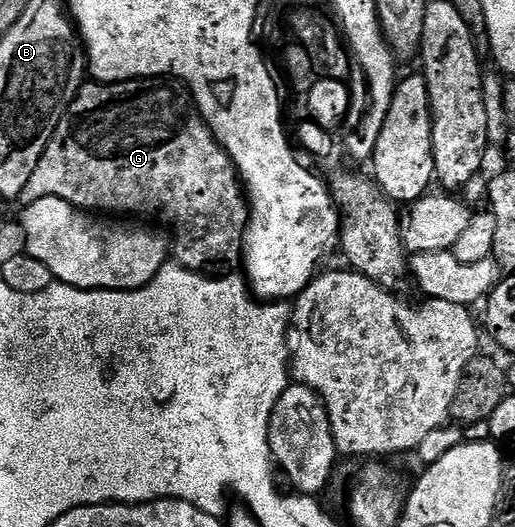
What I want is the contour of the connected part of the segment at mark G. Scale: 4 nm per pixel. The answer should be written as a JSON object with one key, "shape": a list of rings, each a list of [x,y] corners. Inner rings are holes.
{"shape":[[[136,78],[134,80],[121,80],[117,84],[84,83],[70,106],[67,107],[67,113],[61,118],[49,146],[45,146],[45,150],[37,162],[37,170],[33,170],[29,182],[25,182],[25,190],[21,190],[18,203],[26,206],[39,201],[40,198],[61,198],[75,208],[82,208],[92,214],[127,214],[123,212],[132,212],[135,215],[132,217],[135,218],[156,216],[157,219],[171,224],[172,230],[175,231],[175,240],[173,236],[174,263],[180,264],[191,272],[231,274],[243,262],[243,245],[247,239],[247,226],[251,222],[251,210],[245,189],[239,179],[239,171],[235,169],[235,163],[229,158],[227,151],[219,145],[217,138],[211,133],[210,126],[205,123],[203,116],[195,107],[190,91],[178,83],[168,82],[163,78]]]}

